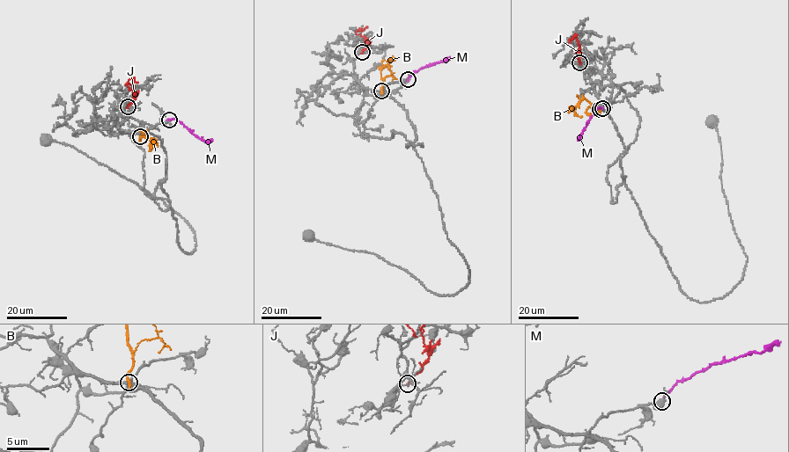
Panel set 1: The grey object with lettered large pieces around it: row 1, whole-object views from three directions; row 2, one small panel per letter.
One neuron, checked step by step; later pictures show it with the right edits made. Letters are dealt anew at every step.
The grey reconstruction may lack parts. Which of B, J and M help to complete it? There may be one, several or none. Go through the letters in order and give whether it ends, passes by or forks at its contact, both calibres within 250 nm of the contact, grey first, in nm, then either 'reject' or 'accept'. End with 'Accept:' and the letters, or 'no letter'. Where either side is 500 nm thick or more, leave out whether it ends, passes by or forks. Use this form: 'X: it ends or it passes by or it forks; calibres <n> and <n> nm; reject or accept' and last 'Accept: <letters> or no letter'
B: it passes by; calibres 100 and 190 nm; reject
J: it ends; calibres 90 and 200 nm; reject
M: it ends; calibres 440 and 240 nm; reject
Accept: no letter

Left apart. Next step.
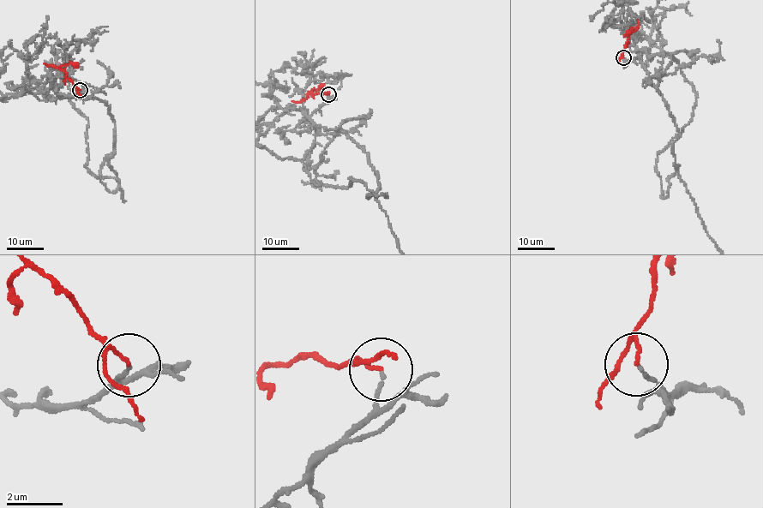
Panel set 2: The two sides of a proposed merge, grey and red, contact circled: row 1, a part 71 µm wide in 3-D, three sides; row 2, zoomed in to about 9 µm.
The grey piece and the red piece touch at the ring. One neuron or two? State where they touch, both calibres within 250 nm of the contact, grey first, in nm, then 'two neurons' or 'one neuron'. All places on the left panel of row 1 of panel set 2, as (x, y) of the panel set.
(80, 90) | 110/80 nm | two neurons

